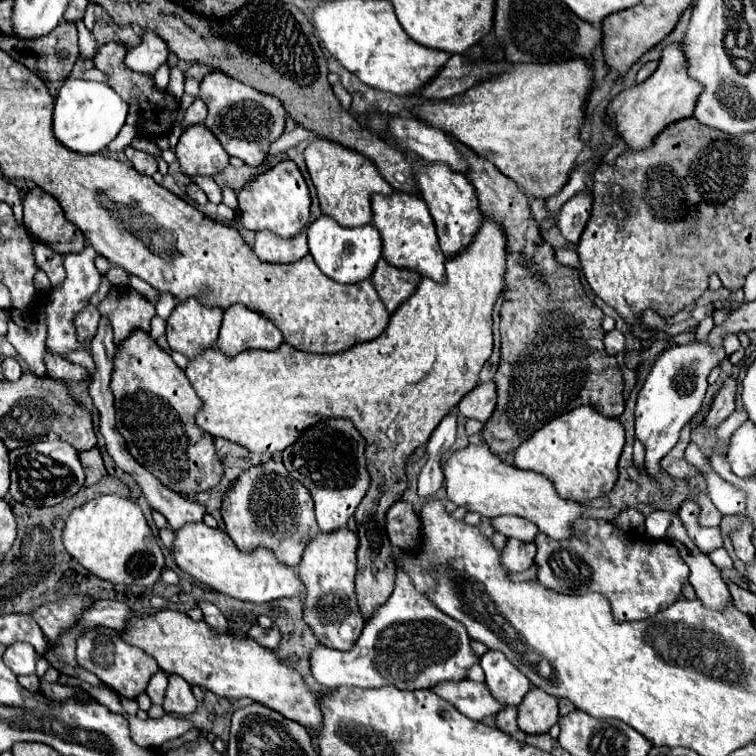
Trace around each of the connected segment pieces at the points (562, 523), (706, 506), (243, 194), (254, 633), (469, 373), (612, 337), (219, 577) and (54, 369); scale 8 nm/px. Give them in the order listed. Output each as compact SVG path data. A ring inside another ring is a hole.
M467 444L461 450L455 450L449 458L443 460L443 476L447 498L467 508L469 512L477 512L485 518L515 514L531 520L541 532L555 540L563 540L563 536L571 536L571 522L579 520L581 512L587 508L579 502L565 500L557 496L553 484L531 470L519 470L513 464L505 464L499 456L491 454L487 444Z
M697 492L697 496L693 498L699 504L699 524L701 526L719 526L723 514L713 506L713 502L709 500L709 496L705 492Z
M281 160L265 174L259 174L255 180L251 180L241 188L241 192L237 194L237 200L243 210L243 216L239 218L239 222L247 230L255 230L255 232L271 230L277 236L291 238L299 234L309 222L309 206L311 206L309 190L303 174L299 172L293 160Z
M253 624L253 626L249 628L247 636L251 636L259 646L269 648L269 650L277 648L277 646L279 646L279 640L281 640L281 634L279 634L275 628L267 628L267 630L265 630L265 628L261 628L259 624Z
M485 218L473 244L459 256L447 260L447 282L437 284L423 278L415 294L393 312L387 330L379 338L357 344L355 348L339 354L305 354L285 342L275 352L245 350L235 358L227 358L217 348L211 348L191 360L185 370L197 396L203 400L197 424L211 436L241 444L249 452L283 452L301 436L301 432L327 418L347 418L355 428L359 428L367 442L365 462L371 476L369 490L355 510L359 538L355 590L365 618L369 618L393 592L397 568L395 560L391 560L393 550L385 530L385 514L407 490L405 462L409 454L427 444L431 432L451 412L451 408L455 408L459 400L477 386L479 372L491 356L491 312L503 290L505 260L503 230L495 226L493 220Z
M611 330L605 334L605 352L609 356L617 356L625 350L625 336L619 330Z
M205 522L185 524L179 530L175 530L173 560L193 580L207 584L215 592L221 592L239 600L249 600L255 604L271 602L293 594L301 596L305 592L297 572L293 568L279 564L271 552L267 552L265 548L255 552L241 552L233 544L233 540L227 536L227 532L219 528L209 528Z
M49 348L45 352L45 374L49 378L57 378L57 380L87 380L87 368L79 366L79 364L73 364L65 358L59 358L57 354L53 354Z

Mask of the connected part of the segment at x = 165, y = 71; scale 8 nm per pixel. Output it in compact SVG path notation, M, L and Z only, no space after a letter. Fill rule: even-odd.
M167 63L163 64L154 74L155 85L159 90L165 91L169 82L169 66Z

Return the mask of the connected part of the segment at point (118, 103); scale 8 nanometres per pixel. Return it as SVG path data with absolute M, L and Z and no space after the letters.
M67 78L61 86L53 108L53 134L69 150L79 154L99 154L121 130L127 118L127 104L105 82L87 82Z

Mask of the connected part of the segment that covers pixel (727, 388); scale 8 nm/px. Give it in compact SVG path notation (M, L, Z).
M729 376L721 384L721 388L713 400L713 406L705 416L705 422L703 422L705 430L717 428L723 422L723 418L727 418L731 412L735 412L735 392L737 392L737 382L733 376Z

